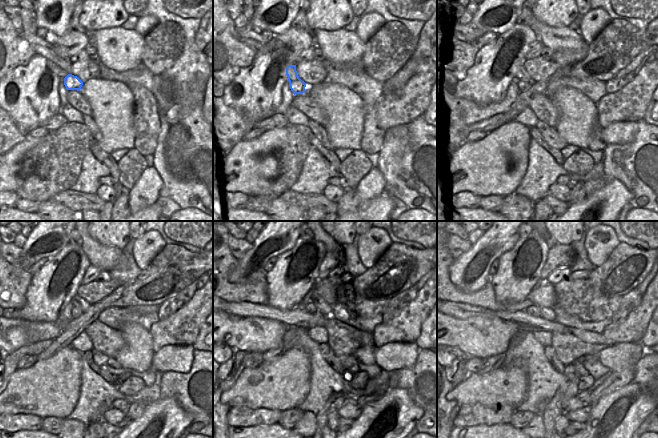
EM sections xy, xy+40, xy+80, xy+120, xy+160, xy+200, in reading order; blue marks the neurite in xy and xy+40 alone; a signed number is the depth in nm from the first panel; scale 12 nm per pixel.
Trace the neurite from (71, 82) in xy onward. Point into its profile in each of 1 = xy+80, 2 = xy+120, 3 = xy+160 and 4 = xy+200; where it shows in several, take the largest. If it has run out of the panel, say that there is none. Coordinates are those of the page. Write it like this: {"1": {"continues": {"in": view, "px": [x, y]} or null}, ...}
{"1": {"continues": {"in": "xy+80", "px": [525, 81]}}, "2": {"continues": {"in": "xy+120", "px": [79, 304]}}, "3": {"continues": {"in": "xy+160", "px": [310, 307]}}, "4": {"continues": {"in": "xy+200", "px": [534, 310]}}}

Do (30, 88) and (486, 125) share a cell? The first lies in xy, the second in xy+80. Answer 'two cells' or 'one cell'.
two cells

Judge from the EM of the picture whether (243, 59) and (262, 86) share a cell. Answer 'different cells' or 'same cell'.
different cells

